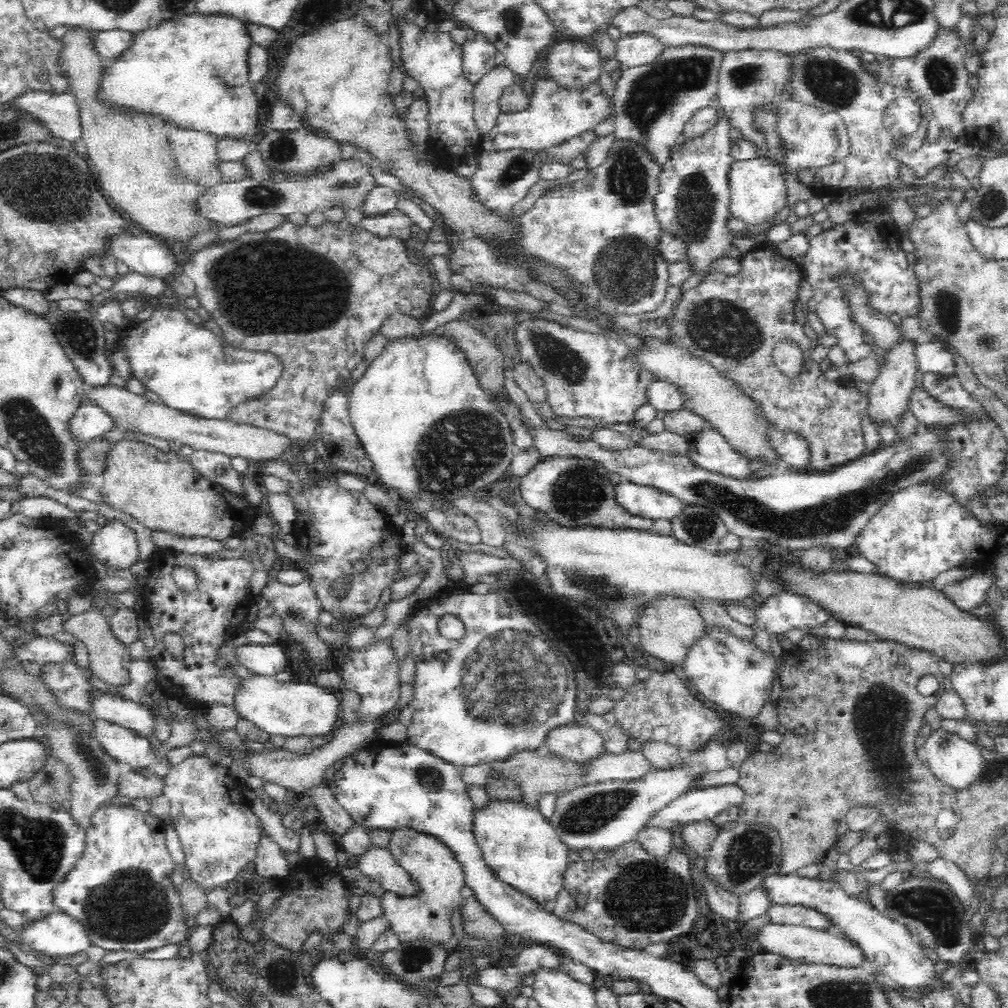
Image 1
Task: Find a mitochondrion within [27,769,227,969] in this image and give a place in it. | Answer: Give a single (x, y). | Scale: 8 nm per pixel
(130, 908)

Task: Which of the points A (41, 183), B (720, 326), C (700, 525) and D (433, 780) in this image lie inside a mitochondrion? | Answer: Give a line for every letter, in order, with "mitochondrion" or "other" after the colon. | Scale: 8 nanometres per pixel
A: mitochondrion
B: mitochondrion
C: mitochondrion
D: mitochondrion

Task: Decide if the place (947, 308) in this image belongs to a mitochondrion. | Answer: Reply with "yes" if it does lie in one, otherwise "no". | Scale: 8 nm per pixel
yes

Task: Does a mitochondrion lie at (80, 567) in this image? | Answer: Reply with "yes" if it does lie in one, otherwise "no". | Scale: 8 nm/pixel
no

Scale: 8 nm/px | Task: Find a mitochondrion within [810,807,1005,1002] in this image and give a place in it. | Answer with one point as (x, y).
(928, 905)

